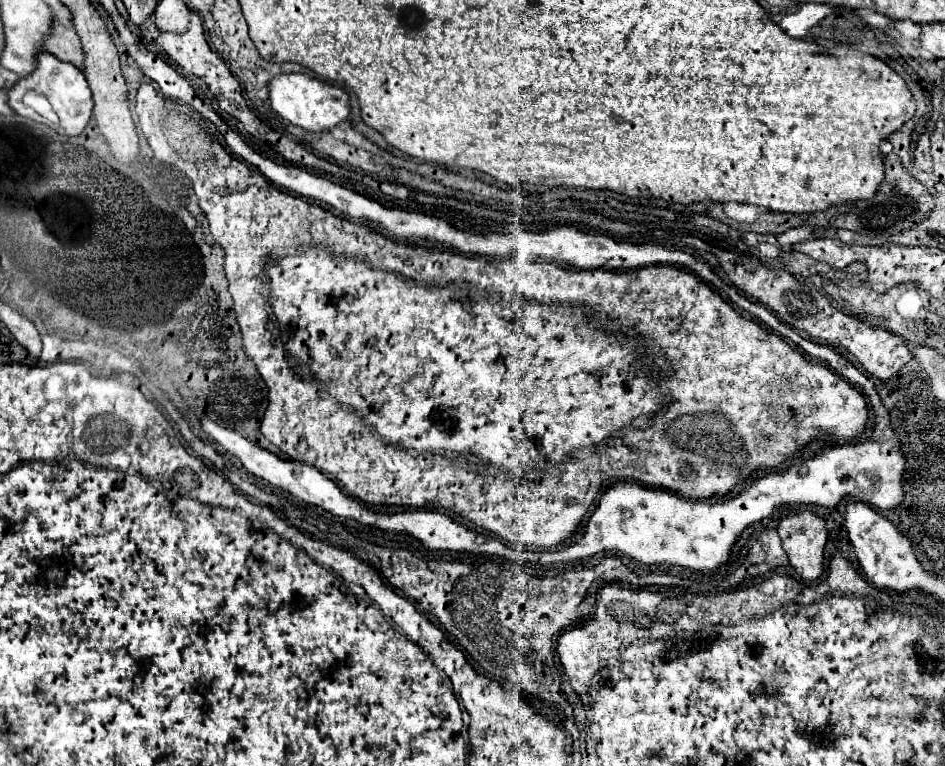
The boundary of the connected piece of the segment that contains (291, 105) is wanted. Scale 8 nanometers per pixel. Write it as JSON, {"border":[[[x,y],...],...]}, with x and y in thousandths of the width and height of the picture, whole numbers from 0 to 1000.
{"border":[[[293,97],[285,107],[285,133],[287,141],[304,159],[319,164],[323,170],[342,172],[350,164],[357,164],[359,159],[369,154],[369,125],[363,115],[352,112],[348,107],[342,107],[338,102],[331,102],[327,97]]]}

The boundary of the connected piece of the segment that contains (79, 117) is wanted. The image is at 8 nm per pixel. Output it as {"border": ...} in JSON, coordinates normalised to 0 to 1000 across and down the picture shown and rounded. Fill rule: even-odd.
{"border":[[[43,65],[43,68],[39,70],[39,76],[37,76],[37,91],[35,91],[31,99],[24,99],[24,102],[10,117],[10,131],[7,131],[7,133],[10,133],[10,138],[12,138],[20,151],[26,151],[26,154],[39,157],[39,159],[43,159],[43,162],[56,164],[60,172],[73,175],[73,178],[81,178],[81,175],[88,172],[88,167],[92,164],[92,159],[94,159],[94,154],[96,154],[96,141],[98,141],[96,117],[94,117],[94,112],[92,112],[92,104],[90,104],[90,99],[88,99],[88,94],[86,94],[84,89],[79,89],[77,84],[71,84],[71,81],[58,76],[56,70],[52,70],[52,68],[48,68],[48,65]],[[33,115],[43,117],[43,120],[52,128],[52,133],[54,133],[58,149],[62,151],[62,162],[56,162],[56,159],[48,157],[48,154],[46,154],[43,149],[39,149],[35,141],[31,141],[31,138],[24,136],[24,123],[26,123],[29,117],[33,117]]]}

